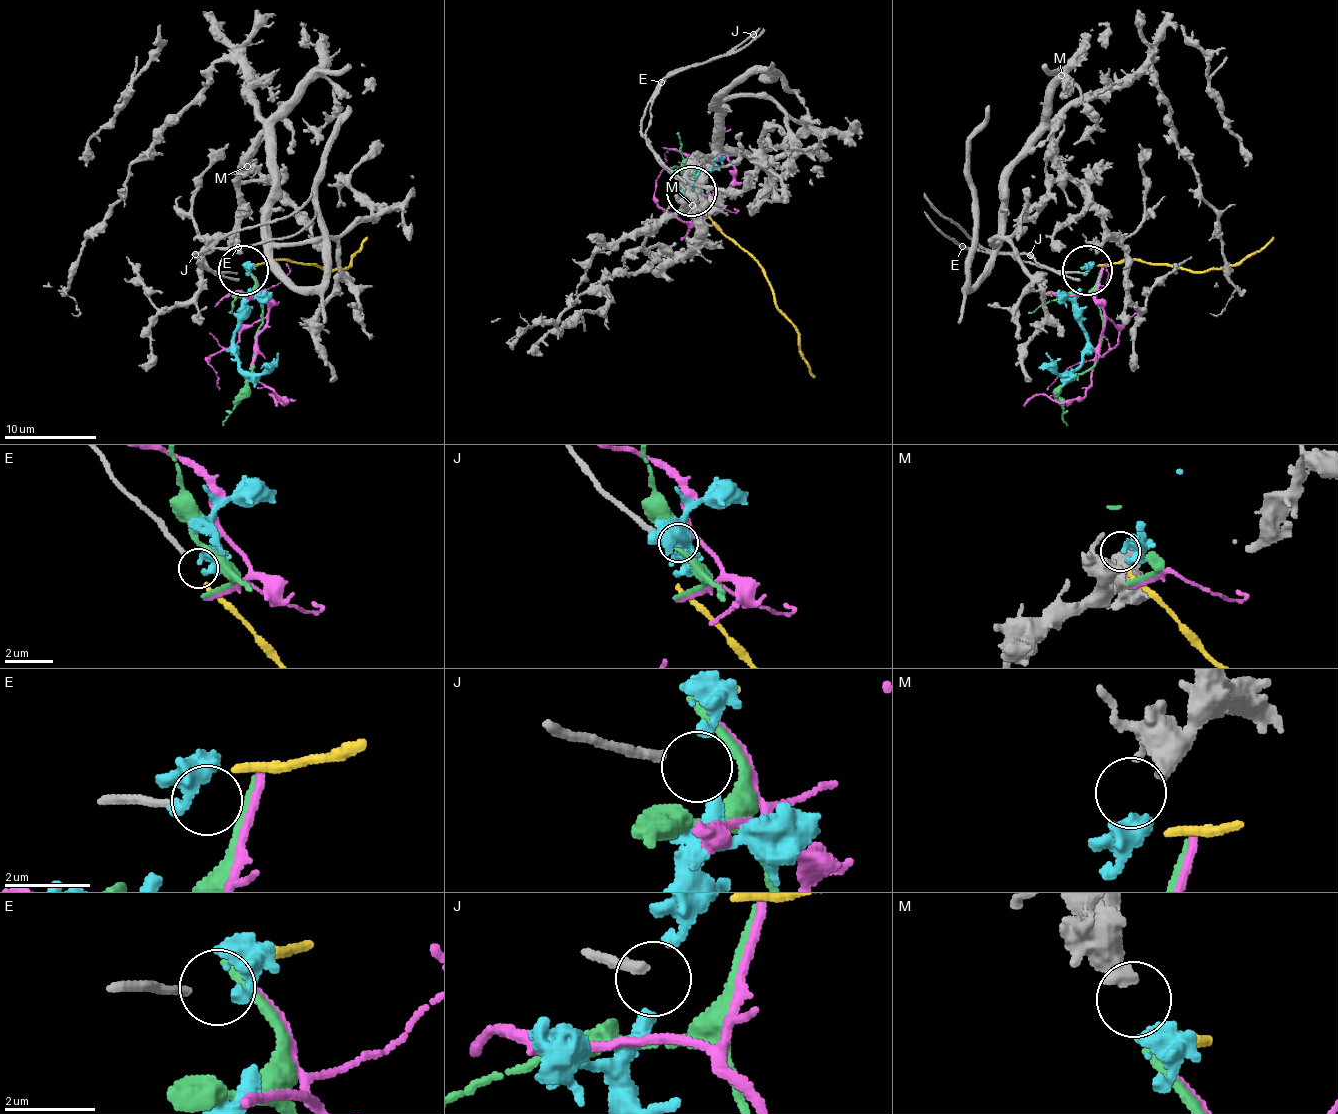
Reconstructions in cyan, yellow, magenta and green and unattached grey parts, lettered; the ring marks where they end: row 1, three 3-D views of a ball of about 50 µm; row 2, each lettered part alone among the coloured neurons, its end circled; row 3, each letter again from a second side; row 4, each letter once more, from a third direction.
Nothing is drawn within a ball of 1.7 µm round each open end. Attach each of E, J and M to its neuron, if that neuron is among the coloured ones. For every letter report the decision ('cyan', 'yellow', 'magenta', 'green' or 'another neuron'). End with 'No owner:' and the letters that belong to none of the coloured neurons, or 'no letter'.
E: another neuron
J: another neuron
M: cyan
No owner: E, J

